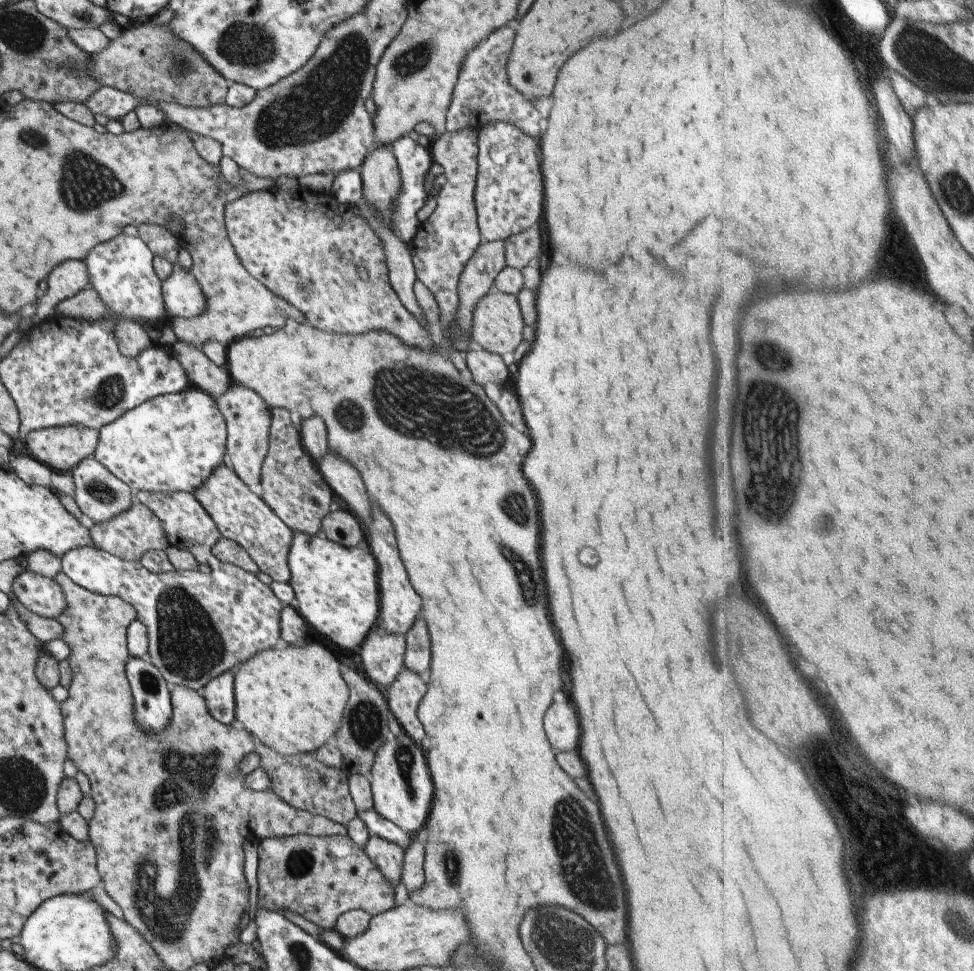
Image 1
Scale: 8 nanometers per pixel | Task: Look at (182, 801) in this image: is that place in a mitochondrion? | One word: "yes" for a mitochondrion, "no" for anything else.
yes

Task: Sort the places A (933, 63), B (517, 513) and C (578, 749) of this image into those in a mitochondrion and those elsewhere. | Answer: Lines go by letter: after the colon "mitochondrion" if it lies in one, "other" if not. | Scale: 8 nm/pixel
A: mitochondrion
B: mitochondrion
C: other

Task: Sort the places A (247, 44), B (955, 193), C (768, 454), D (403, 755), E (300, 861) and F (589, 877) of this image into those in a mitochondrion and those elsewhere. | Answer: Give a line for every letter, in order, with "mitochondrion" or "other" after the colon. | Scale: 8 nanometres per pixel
A: mitochondrion
B: mitochondrion
C: mitochondrion
D: mitochondrion
E: mitochondrion
F: mitochondrion

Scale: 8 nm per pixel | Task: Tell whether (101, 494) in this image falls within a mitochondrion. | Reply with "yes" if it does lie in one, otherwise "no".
yes

